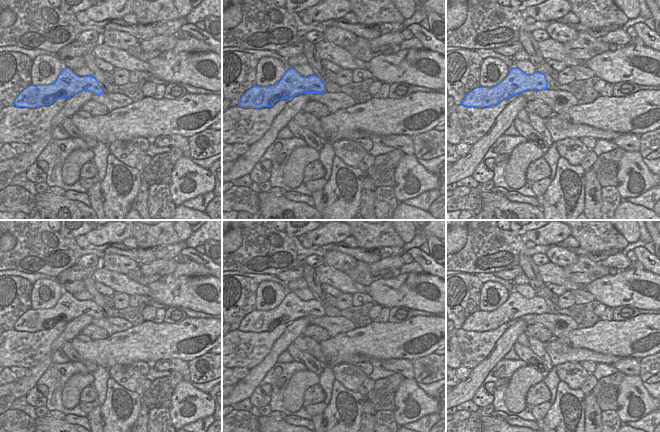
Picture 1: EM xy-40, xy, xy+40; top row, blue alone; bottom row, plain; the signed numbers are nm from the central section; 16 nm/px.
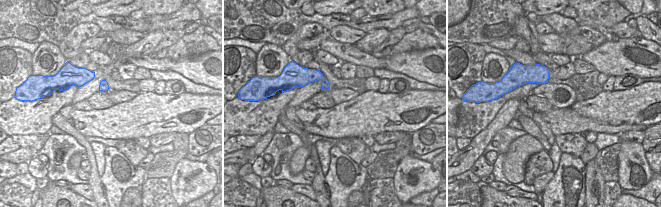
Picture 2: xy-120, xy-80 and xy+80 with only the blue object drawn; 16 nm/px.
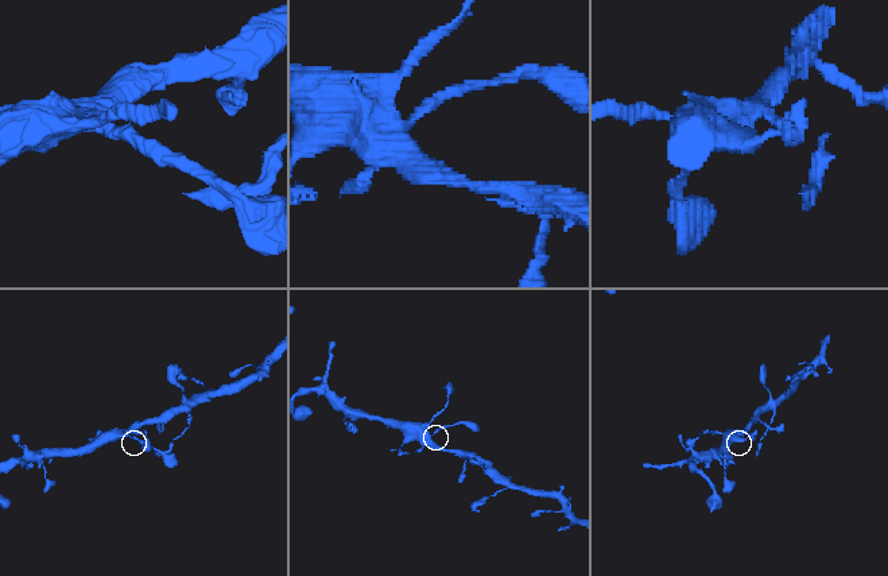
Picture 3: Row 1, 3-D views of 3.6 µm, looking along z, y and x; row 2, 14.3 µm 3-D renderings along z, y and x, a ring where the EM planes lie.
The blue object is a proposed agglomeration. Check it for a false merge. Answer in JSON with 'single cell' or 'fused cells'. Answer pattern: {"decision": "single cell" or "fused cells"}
{"decision": "single cell"}

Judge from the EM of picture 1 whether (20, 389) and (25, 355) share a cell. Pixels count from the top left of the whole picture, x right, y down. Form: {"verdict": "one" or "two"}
{"verdict": "two"}

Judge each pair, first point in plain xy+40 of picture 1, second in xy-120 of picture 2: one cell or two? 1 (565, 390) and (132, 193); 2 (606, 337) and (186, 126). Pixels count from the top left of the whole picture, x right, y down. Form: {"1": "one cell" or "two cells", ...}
{"1": "two cells", "2": "one cell"}

